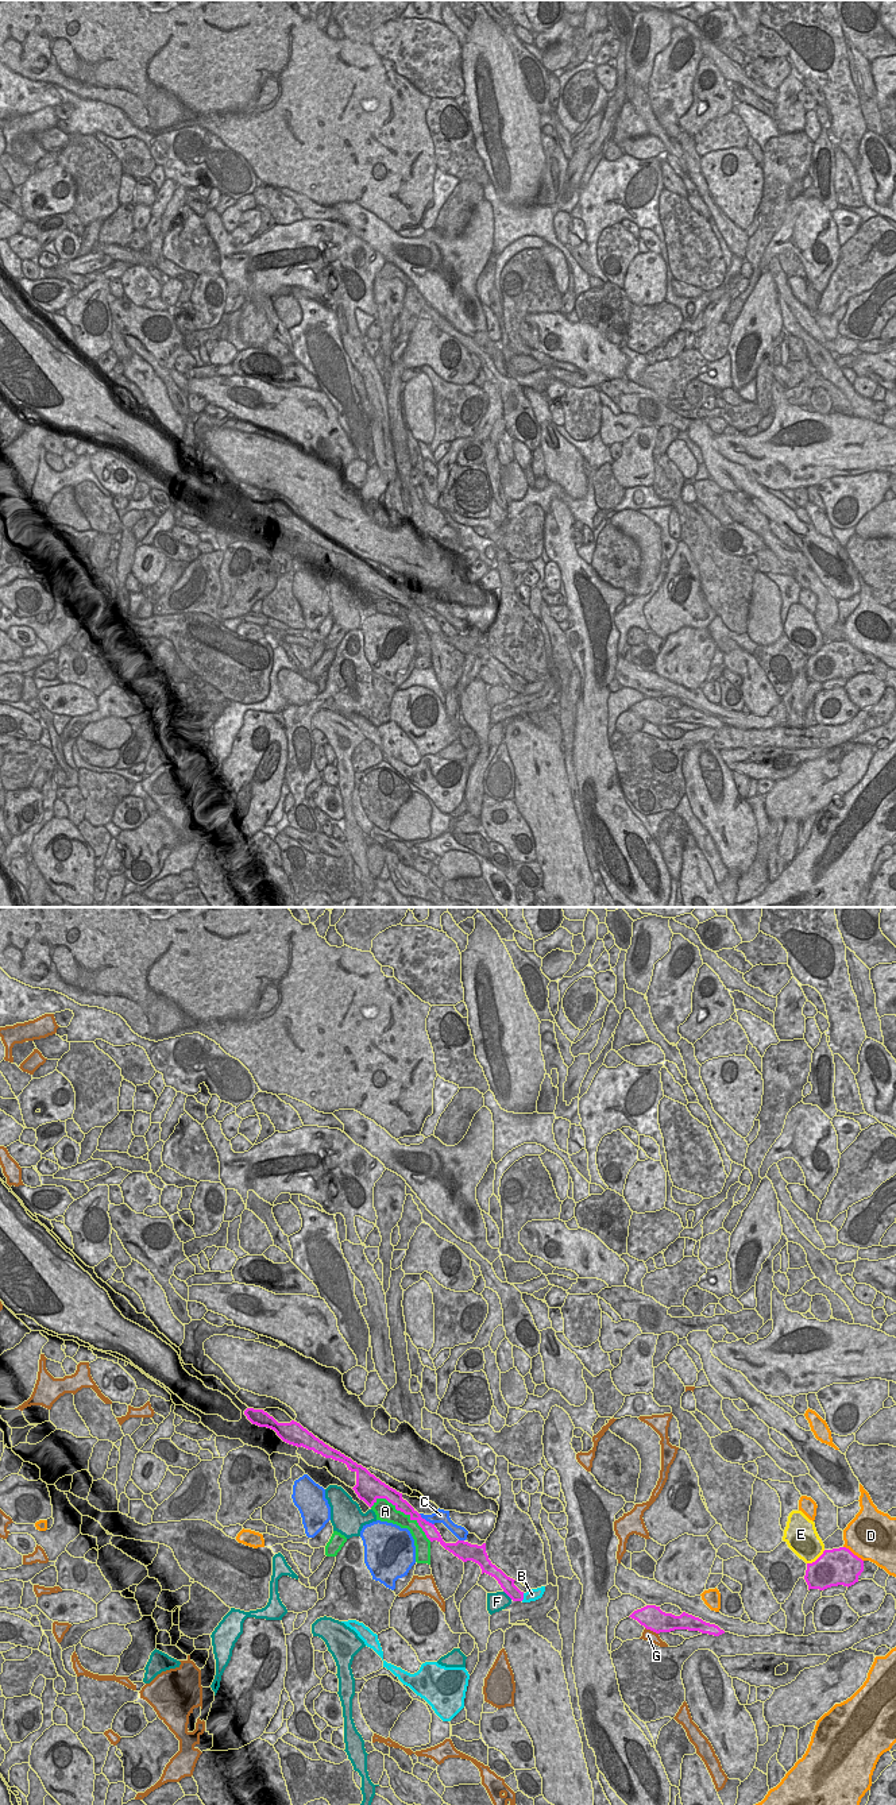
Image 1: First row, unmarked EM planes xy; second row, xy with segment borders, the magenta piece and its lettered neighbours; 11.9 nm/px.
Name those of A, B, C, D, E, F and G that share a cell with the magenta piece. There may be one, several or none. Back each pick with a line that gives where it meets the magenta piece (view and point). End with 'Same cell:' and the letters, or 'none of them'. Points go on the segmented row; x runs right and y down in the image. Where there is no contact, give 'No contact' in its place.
Same cell: none of them

